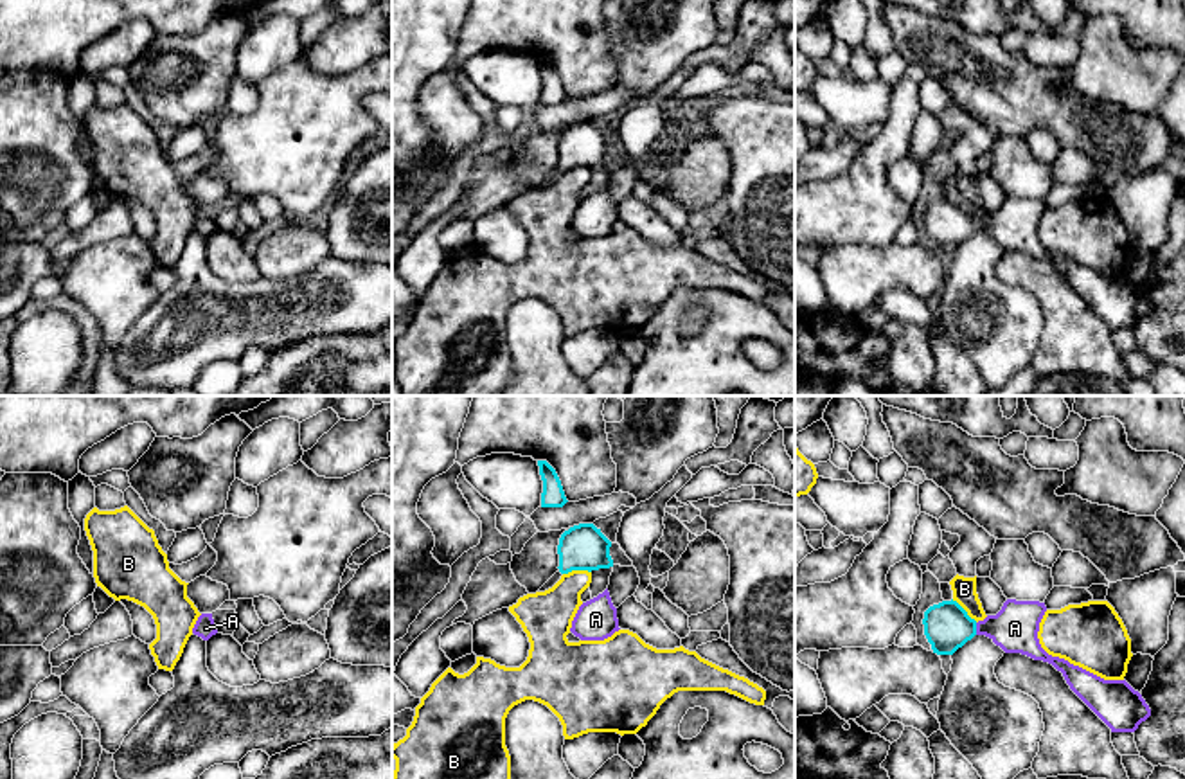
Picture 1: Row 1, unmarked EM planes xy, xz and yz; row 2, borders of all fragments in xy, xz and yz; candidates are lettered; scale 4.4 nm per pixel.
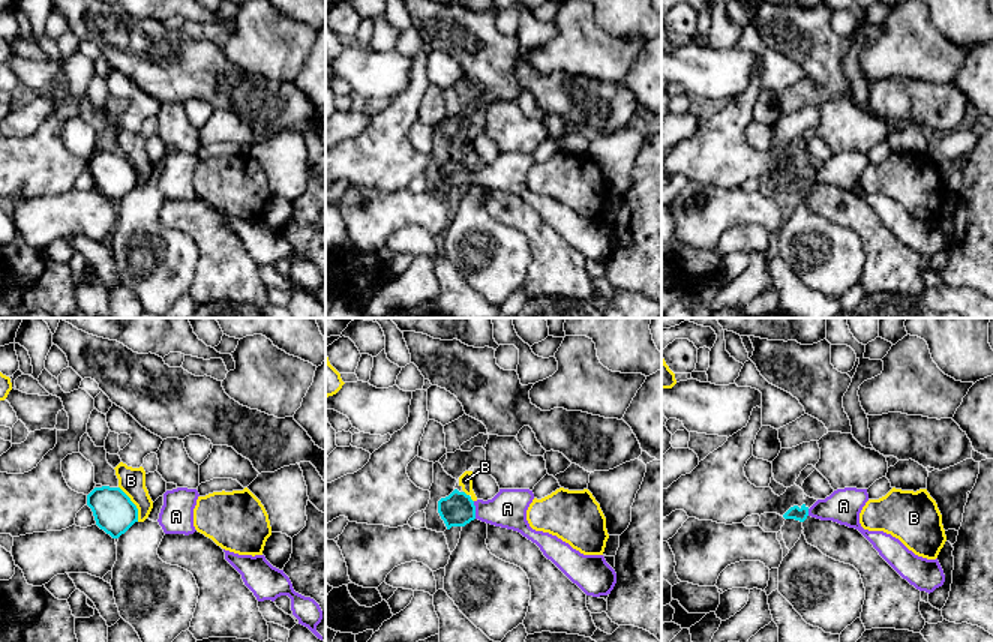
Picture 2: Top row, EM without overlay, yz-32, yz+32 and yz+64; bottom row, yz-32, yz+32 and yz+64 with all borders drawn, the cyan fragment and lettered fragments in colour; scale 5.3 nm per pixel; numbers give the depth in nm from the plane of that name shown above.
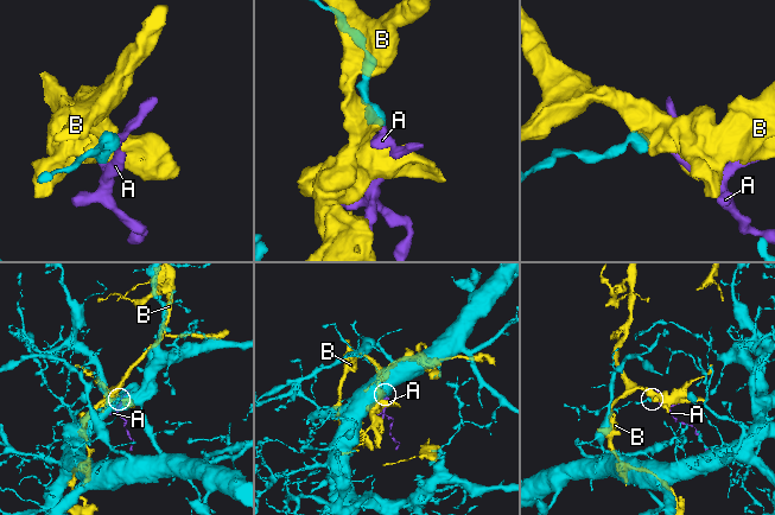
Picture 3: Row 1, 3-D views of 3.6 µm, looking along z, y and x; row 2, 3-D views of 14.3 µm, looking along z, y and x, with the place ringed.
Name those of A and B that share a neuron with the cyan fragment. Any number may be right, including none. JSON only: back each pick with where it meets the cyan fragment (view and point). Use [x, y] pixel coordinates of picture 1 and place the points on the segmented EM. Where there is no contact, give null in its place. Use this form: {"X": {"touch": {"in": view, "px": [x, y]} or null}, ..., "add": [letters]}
{"A": {"touch": {"in": "yz", "px": [975, 628]}}, "add": ["A"]}

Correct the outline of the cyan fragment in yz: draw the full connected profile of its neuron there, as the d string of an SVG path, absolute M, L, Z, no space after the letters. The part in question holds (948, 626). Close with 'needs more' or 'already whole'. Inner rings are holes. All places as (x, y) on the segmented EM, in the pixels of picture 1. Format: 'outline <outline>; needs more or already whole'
outline M951 599L930 606L922 624L937 655L953 655L975 635L985 635L1005 653L1021 653L1052 664L1111 732L1135 732L1151 716L1142 694L1126 680L1104 680L1065 658L1048 655L1038 639L1045 612L1045 603L1007 599L996 615L976 622Z; needs more

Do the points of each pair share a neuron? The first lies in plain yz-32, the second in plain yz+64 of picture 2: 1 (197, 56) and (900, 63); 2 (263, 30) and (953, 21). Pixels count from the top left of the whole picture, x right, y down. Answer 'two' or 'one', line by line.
1: two
2: two

